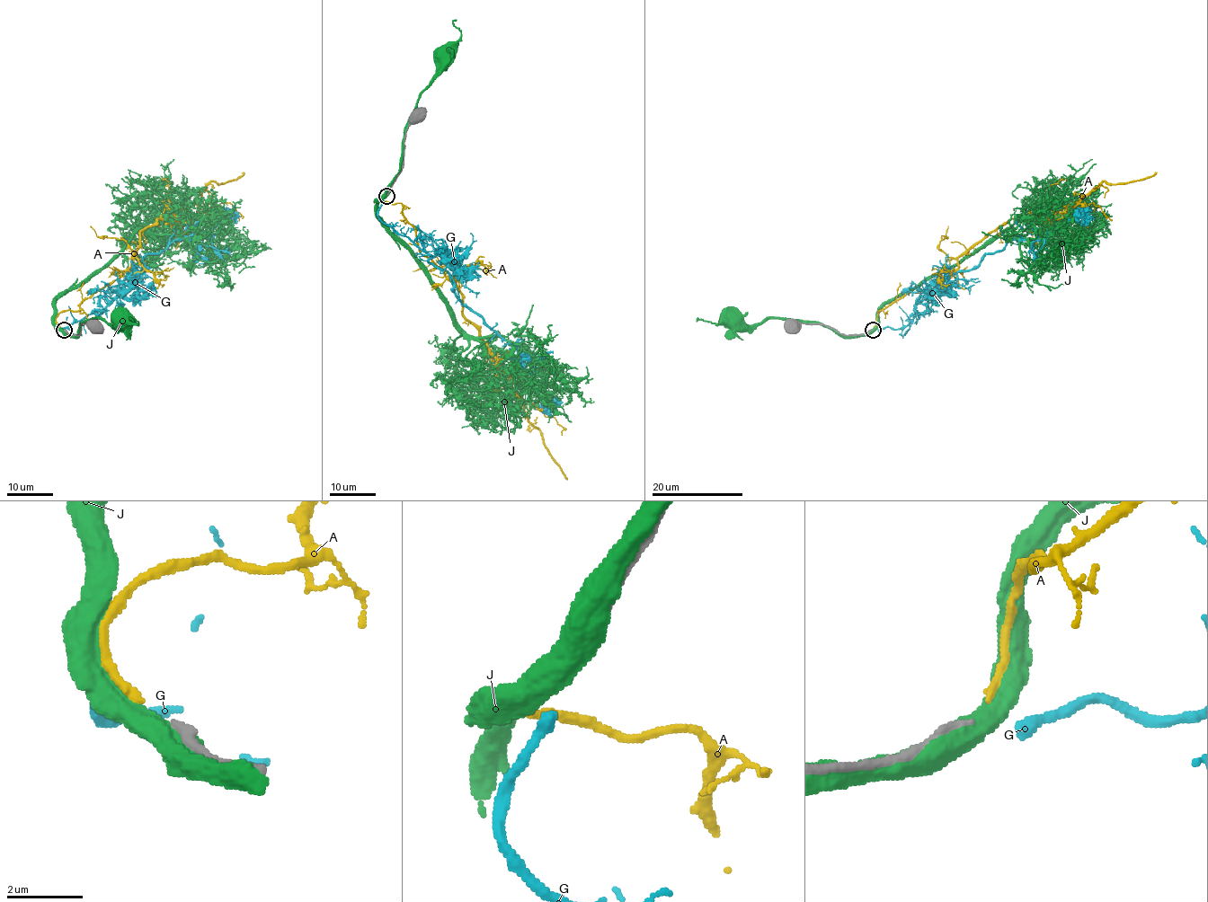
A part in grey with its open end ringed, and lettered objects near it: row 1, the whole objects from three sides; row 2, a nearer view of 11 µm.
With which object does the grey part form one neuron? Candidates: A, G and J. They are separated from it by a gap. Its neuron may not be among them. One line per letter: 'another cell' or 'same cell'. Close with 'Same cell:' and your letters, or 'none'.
A: same cell
G: another cell
J: another cell
Same cell: A

